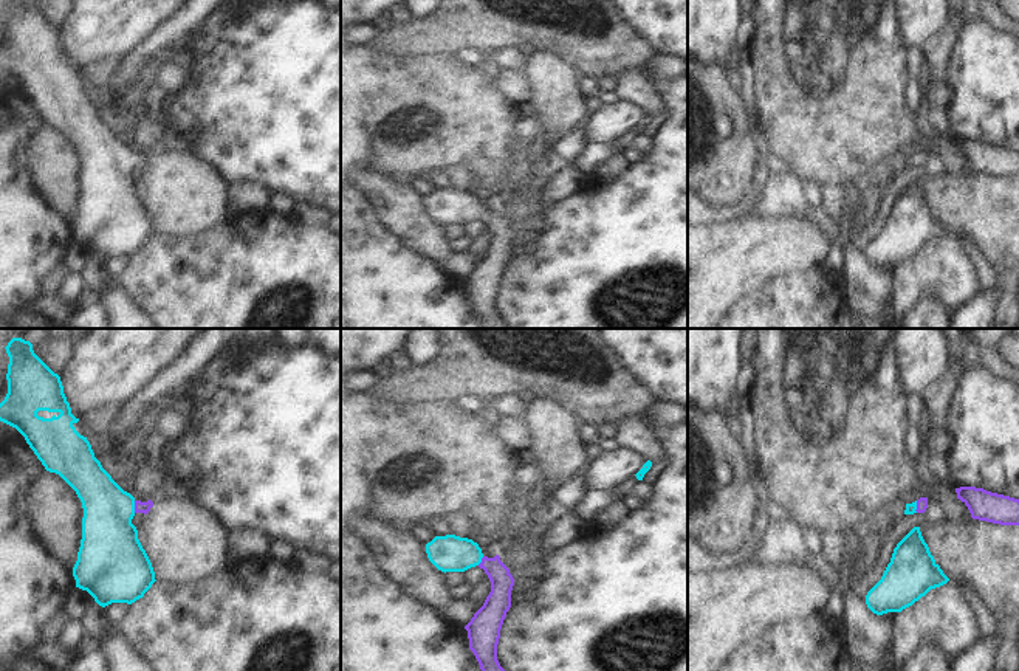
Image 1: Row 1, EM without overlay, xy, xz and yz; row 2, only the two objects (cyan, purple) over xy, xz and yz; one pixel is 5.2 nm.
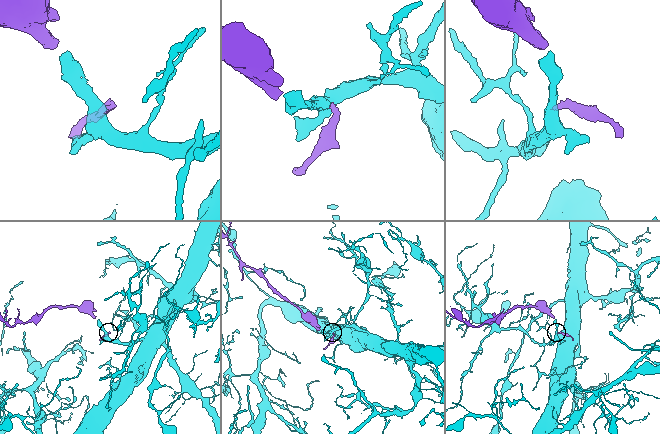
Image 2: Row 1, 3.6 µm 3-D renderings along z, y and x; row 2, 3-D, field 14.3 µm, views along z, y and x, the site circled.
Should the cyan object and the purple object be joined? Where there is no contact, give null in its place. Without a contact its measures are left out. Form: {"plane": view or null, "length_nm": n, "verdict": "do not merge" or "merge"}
{"plane": "xy", "length_nm": 60, "verdict": "merge"}

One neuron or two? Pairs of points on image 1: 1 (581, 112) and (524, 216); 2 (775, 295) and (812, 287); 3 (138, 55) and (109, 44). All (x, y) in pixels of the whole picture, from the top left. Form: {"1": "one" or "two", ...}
{"1": "one", "2": "one", "3": "two"}

